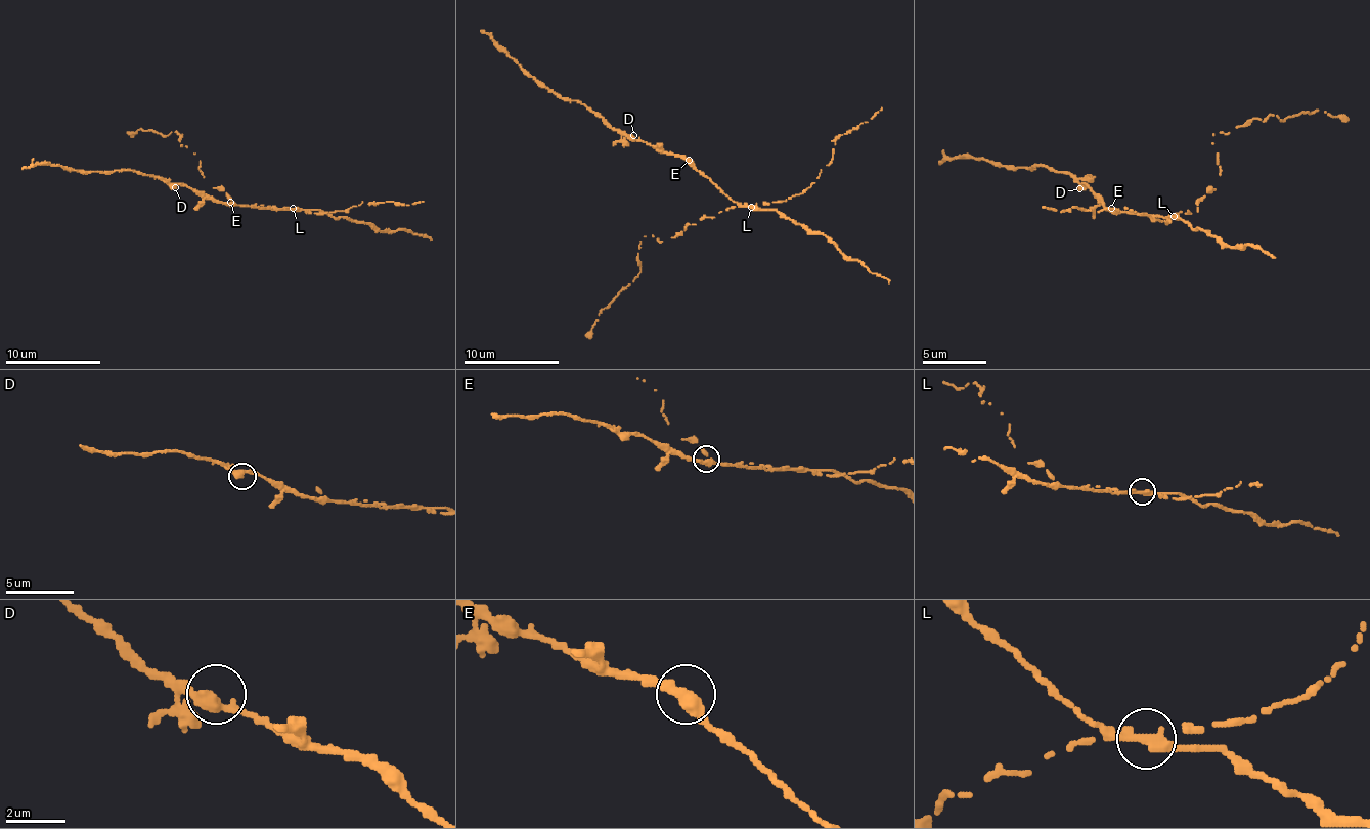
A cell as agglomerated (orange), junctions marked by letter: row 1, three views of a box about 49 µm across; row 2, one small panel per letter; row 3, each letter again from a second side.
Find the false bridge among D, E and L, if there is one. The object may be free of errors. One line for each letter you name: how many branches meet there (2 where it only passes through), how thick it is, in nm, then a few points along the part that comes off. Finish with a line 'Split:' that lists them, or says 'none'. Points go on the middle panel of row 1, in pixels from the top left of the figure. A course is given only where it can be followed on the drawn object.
L: 2 | 360 nm | (751, 207), (730, 207), (689, 224), (672, 238), (644, 235), (636, 278), (598, 314), (588, 339)
Split: L

